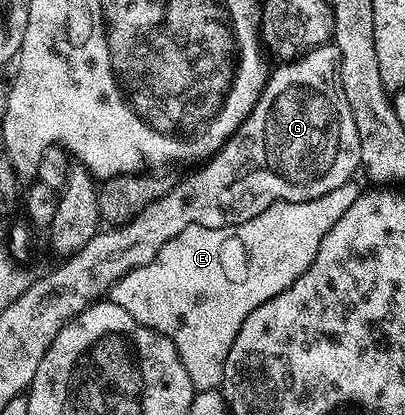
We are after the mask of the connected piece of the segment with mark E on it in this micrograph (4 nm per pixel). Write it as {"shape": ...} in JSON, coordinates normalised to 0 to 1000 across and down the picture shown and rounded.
{"shape":[[[877,434],[854,439],[842,443],[842,453],[822,453],[822,463],[802,463],[802,472],[783,472],[760,487],[674,487],[664,501],[654,501],[654,511],[625,520],[625,530],[605,530],[605,540],[556,549],[462,545],[457,559],[427,569],[427,578],[410,583],[388,607],[388,617],[378,617],[378,627],[368,627],[368,636],[358,636],[348,646],[328,646],[328,655],[319,655],[306,670],[289,675],[289,684],[279,684],[272,694],[272,725],[309,742],[309,752],[319,752],[319,761],[328,761],[328,771],[346,776],[358,790],[383,795],[420,819],[427,839],[437,839],[437,858],[447,867],[447,877],[457,877],[457,896],[467,896],[467,916],[481,928],[484,942],[541,940],[551,928],[556,867],[565,858],[565,839],[575,839],[575,819],[585,819],[585,800],[595,800],[595,781],[615,761],[615,752],[644,742],[644,733],[654,733],[664,720],[681,718],[694,704],[711,699],[758,653],[763,636],[773,636],[773,627],[783,617],[783,598],[793,598],[793,578],[802,578],[812,549],[822,549],[822,540],[832,540],[832,530],[842,530],[842,520],[852,520],[852,508],[872,494],[872,482],[886,477],[891,448],[884,448],[881,441],[884,436]]]}

